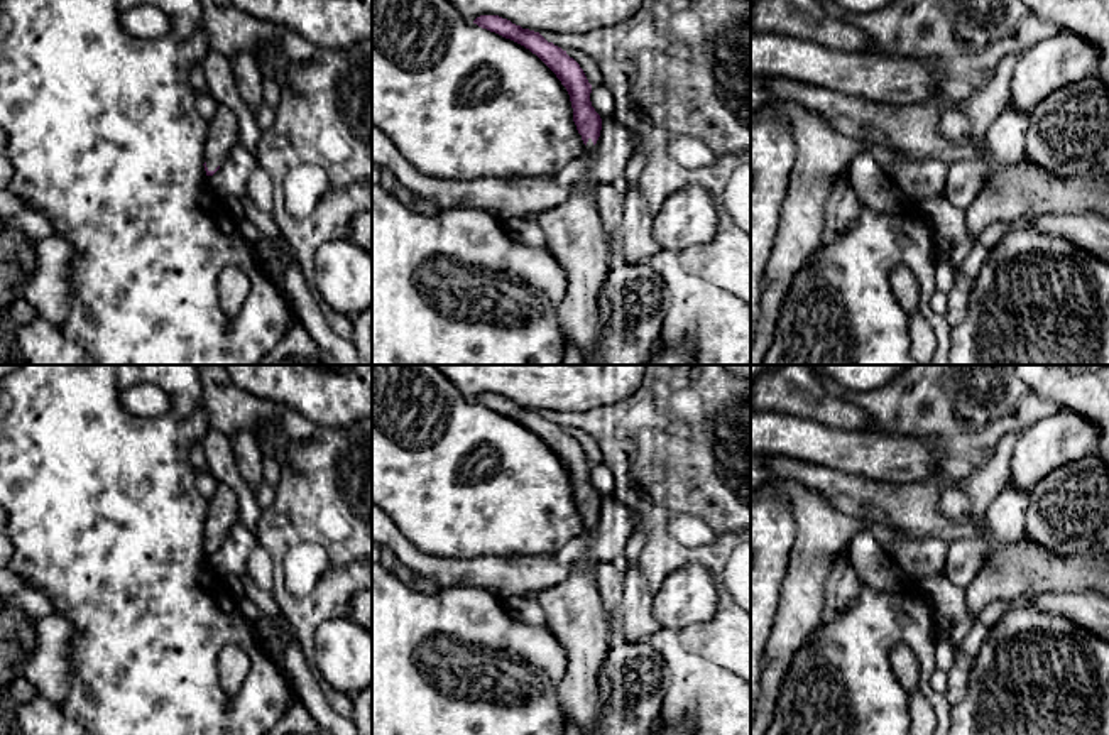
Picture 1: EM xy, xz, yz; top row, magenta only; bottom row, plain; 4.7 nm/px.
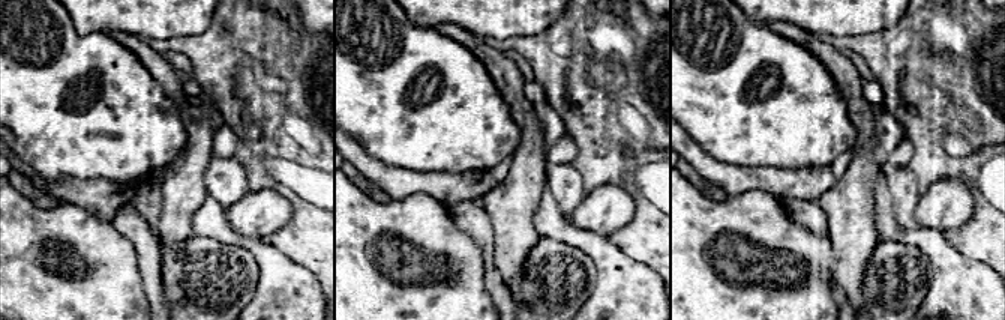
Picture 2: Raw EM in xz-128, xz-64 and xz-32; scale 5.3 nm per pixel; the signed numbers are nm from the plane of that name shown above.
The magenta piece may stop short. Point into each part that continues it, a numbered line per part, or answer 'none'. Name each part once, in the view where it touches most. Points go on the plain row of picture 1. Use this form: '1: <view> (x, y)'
1: xy (222, 512)

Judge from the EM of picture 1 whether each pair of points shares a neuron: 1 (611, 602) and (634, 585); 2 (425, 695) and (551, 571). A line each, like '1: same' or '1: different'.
1: different
2: different

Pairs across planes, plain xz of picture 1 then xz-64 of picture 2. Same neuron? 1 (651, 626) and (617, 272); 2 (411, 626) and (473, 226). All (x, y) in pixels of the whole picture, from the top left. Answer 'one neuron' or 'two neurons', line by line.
1: two neurons
2: two neurons

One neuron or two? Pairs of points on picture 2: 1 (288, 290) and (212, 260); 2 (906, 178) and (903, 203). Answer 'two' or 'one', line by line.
1: two
2: one

